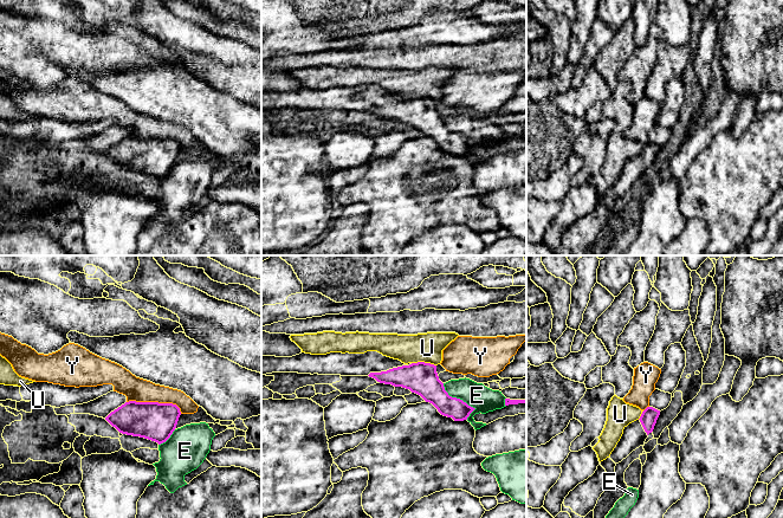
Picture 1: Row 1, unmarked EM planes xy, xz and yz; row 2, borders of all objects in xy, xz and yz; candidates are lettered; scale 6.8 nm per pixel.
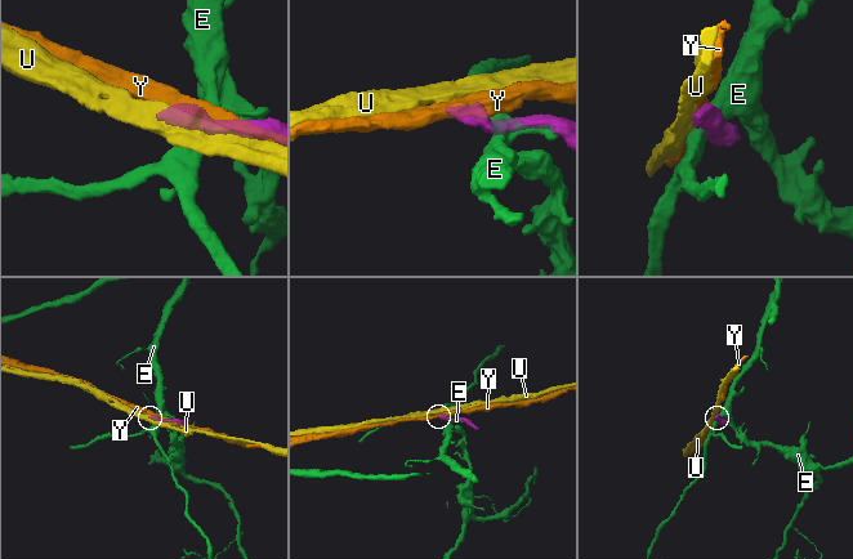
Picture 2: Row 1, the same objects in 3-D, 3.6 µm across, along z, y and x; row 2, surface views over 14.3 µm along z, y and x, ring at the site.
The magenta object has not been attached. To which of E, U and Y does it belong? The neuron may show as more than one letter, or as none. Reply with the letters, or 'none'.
none

